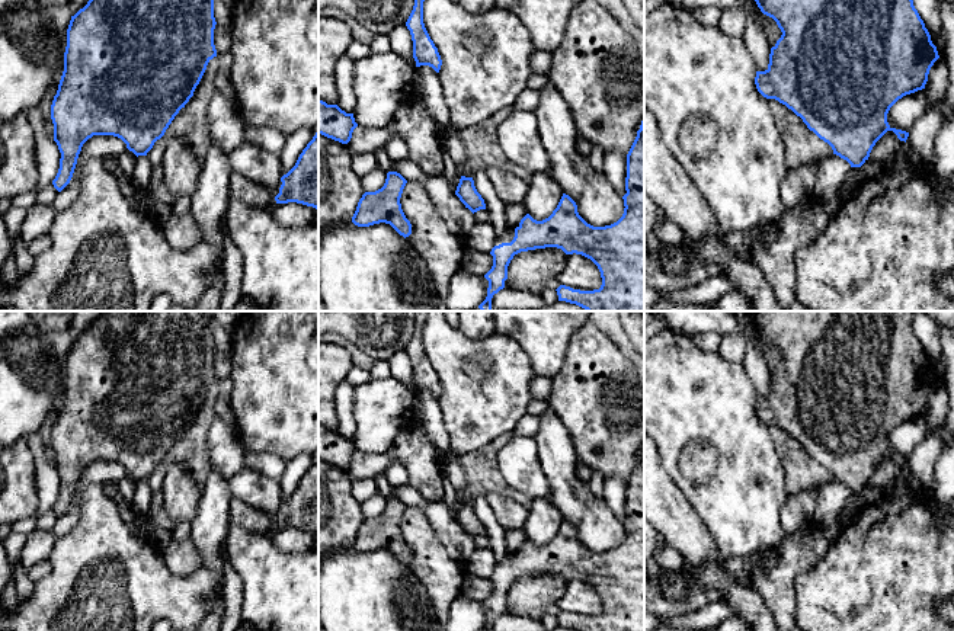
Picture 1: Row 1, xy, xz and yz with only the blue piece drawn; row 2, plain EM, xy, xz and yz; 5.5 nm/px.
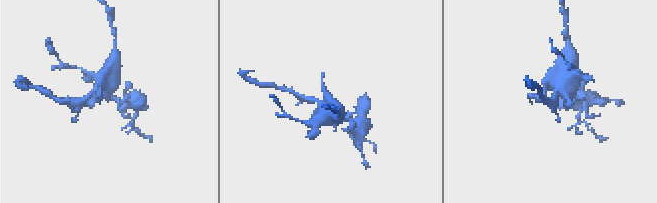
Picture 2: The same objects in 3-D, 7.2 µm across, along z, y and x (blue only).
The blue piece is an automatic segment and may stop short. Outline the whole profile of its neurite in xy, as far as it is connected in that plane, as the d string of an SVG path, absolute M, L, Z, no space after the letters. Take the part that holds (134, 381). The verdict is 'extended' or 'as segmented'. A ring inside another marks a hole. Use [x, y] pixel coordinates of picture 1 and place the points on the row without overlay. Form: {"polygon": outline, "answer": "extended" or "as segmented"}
{"polygon": "M102 311L86 331L80 334L74 342L71 342L67 355L64 397L58 410L57 420L54 422L51 430L54 467L57 468L61 478L60 494L55 505L52 506L52 510L58 518L61 518L70 509L81 473L93 461L118 462L137 483L147 481L154 468L164 461L166 455L179 439L179 436L185 433L185 430L193 422L193 417L205 398L208 388L214 382L217 382L217 375L214 371L215 350L217 347L214 343L212 311Z", "answer": "as segmented"}

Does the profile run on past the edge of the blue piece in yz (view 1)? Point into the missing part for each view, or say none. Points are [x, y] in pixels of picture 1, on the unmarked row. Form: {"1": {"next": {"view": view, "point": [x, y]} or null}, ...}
{"1": {"next": null}}

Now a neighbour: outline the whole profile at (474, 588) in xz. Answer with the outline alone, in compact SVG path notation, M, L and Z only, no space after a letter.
M467 574L462 583L461 596L470 600L486 600L493 592L493 582L490 579Z

